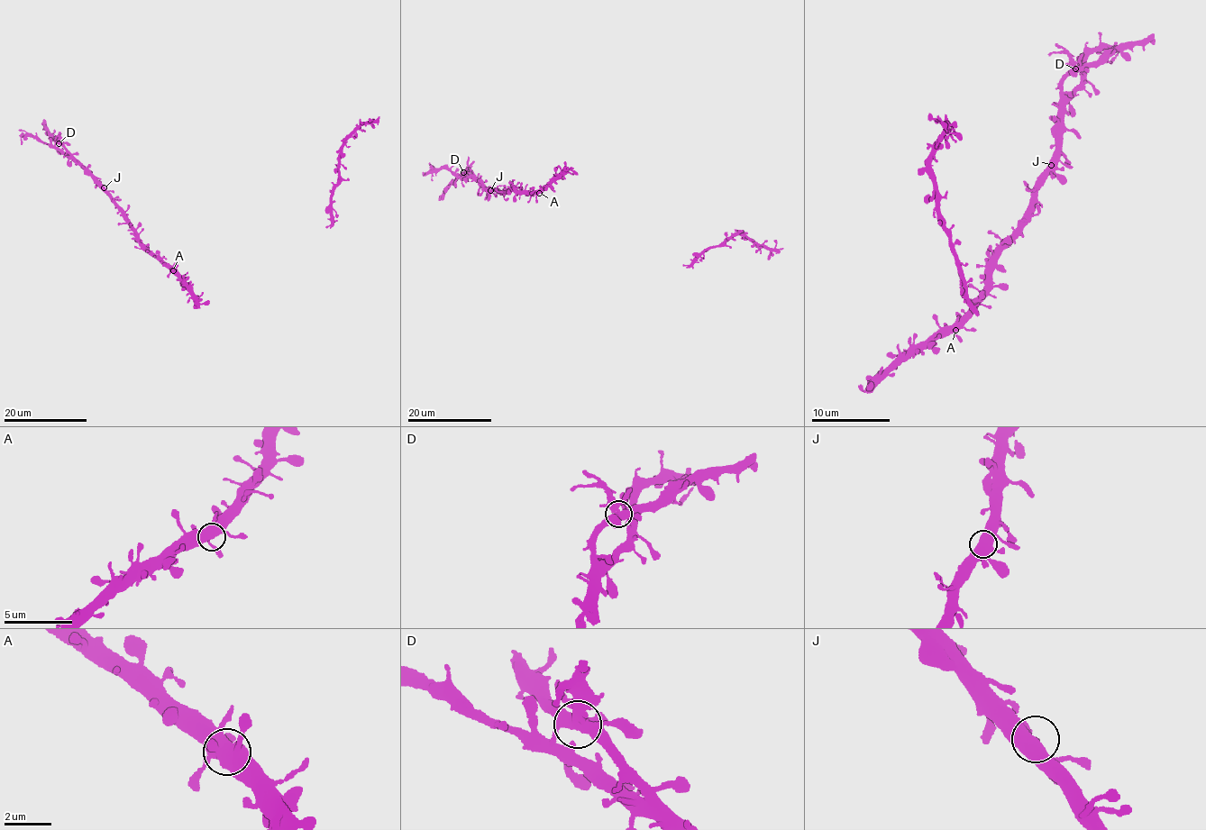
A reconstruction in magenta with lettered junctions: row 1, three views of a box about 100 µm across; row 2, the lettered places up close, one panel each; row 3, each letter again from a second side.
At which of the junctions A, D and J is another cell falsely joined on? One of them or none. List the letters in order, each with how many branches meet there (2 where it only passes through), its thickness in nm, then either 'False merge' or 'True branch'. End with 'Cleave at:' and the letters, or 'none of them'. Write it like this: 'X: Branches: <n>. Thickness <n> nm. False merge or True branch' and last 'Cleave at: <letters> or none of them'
A: Branches: 5. Thickness 480 nm. True branch
D: Branches: 7. Thickness 460 nm. False merge
J: Branches: 5. Thickness 460 nm. True branch
Cleave at: D

